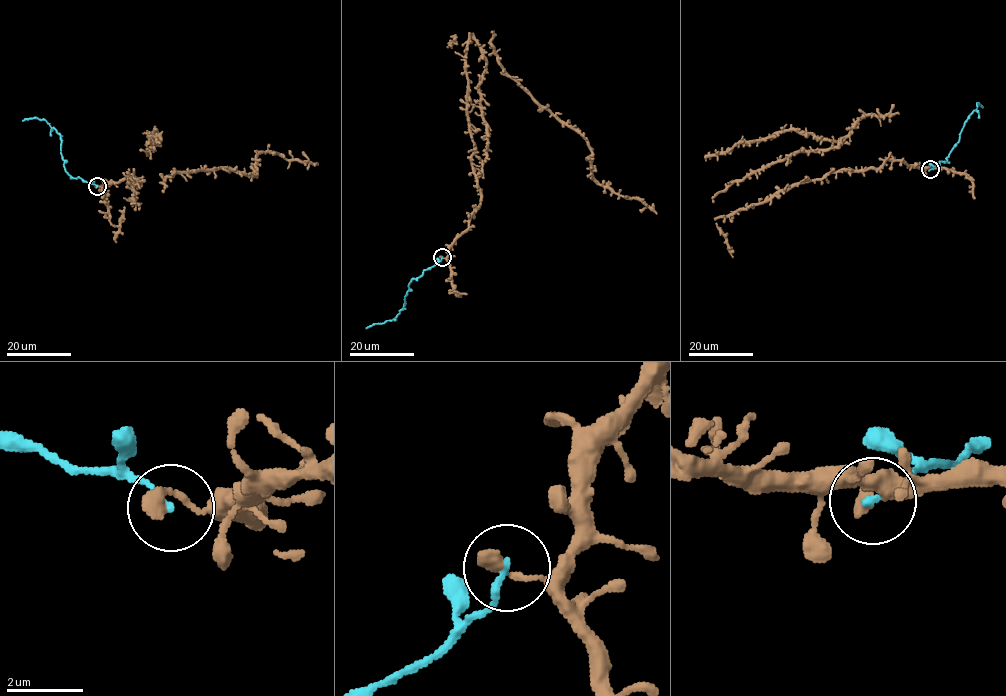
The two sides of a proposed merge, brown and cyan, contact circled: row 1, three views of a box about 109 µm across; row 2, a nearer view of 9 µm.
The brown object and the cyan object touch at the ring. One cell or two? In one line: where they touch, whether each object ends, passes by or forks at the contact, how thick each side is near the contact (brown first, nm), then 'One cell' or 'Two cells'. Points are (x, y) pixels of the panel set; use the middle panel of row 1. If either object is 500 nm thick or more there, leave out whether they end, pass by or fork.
Place: (442, 257). At the ring brown ends. At the ring cyan ends. Thickness 400 nm (brown) against 200 nm. Two cells

